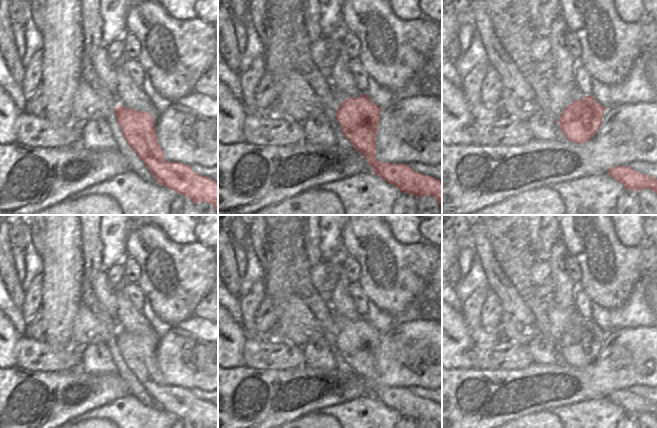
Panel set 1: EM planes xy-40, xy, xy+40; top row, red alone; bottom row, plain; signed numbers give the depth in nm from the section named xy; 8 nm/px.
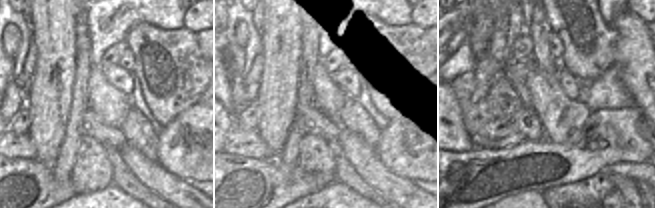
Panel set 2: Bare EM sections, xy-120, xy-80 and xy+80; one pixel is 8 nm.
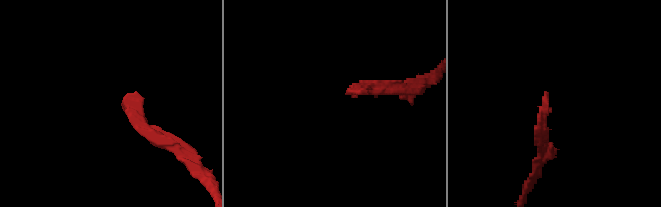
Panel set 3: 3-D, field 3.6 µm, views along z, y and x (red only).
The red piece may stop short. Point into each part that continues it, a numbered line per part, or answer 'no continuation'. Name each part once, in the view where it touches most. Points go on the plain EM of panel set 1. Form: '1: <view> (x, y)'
1: xy+40 (560, 319)

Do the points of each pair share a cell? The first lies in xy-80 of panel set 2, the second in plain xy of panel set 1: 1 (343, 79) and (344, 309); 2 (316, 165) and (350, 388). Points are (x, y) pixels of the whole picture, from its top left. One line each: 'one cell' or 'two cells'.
1: two cells
2: two cells

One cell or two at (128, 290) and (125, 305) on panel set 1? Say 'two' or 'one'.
two

